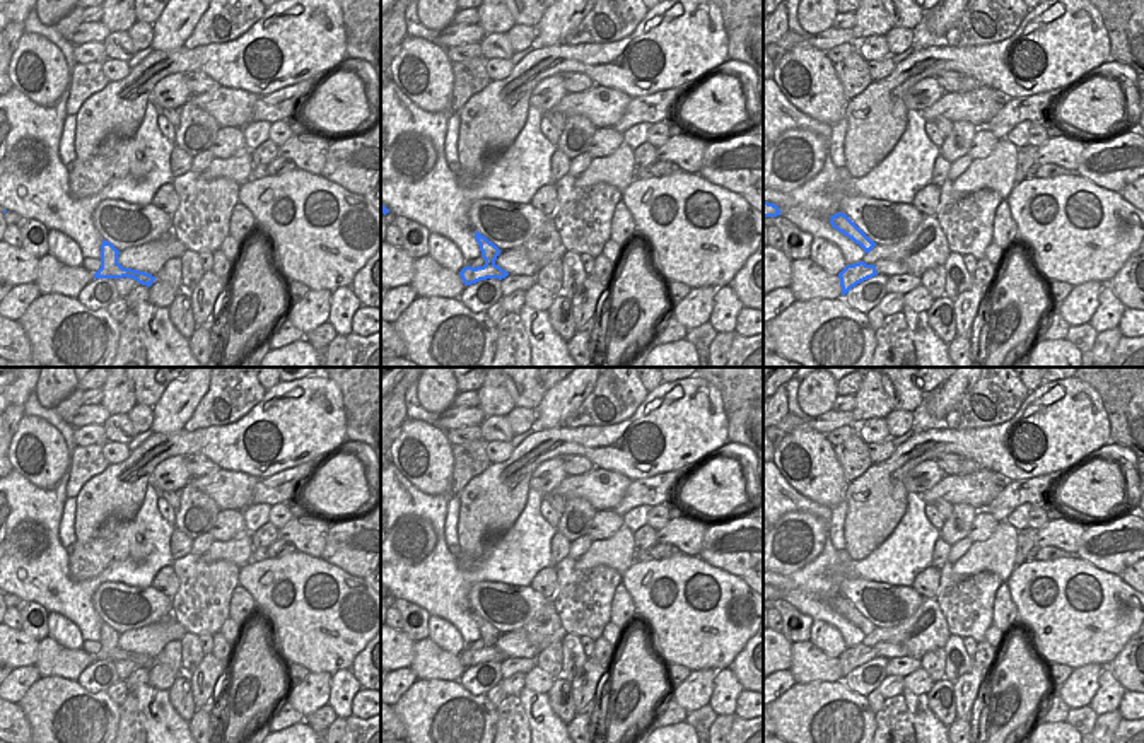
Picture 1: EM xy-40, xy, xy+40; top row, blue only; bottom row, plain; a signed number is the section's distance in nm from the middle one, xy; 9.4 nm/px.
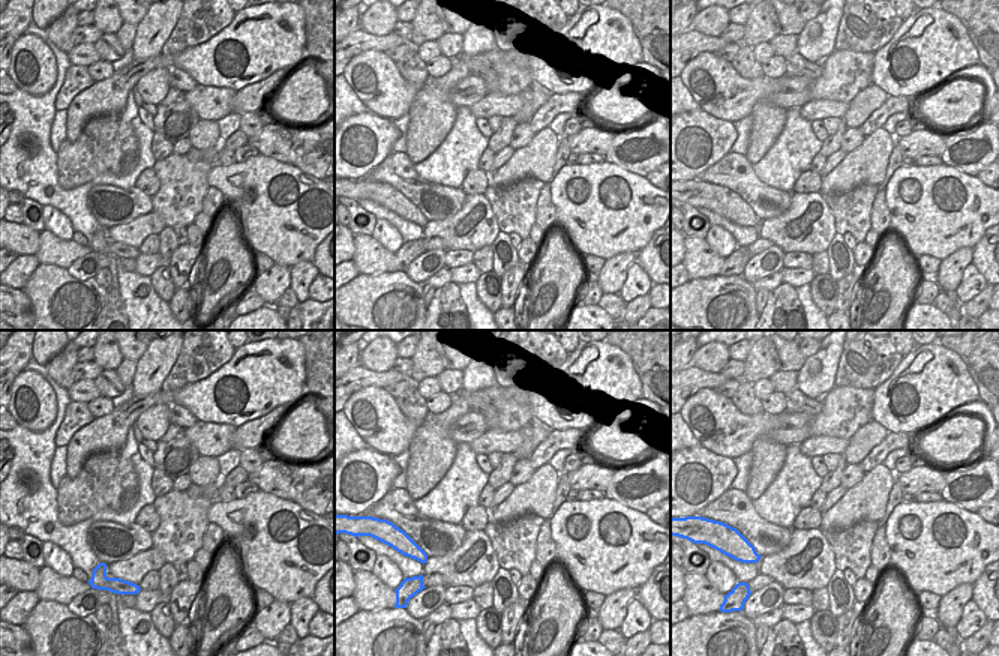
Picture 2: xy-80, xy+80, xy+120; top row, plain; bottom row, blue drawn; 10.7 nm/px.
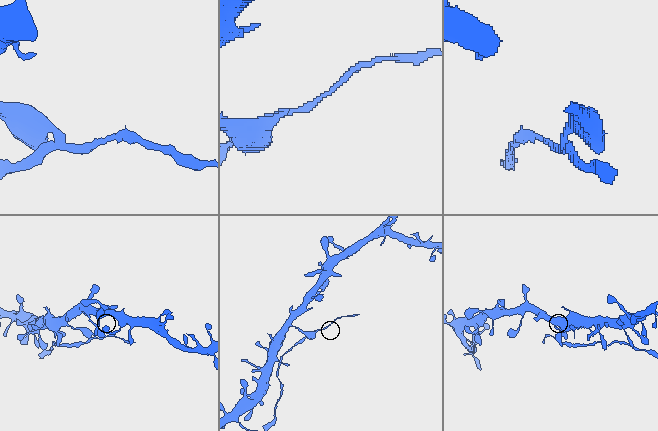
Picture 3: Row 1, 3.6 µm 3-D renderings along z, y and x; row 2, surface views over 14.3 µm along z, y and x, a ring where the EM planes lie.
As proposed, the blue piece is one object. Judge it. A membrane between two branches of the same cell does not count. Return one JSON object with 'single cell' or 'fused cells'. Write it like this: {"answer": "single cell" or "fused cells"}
{"answer": "fused cells"}

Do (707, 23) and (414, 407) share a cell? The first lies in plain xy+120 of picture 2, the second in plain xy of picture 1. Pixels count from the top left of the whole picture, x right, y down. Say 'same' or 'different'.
different

